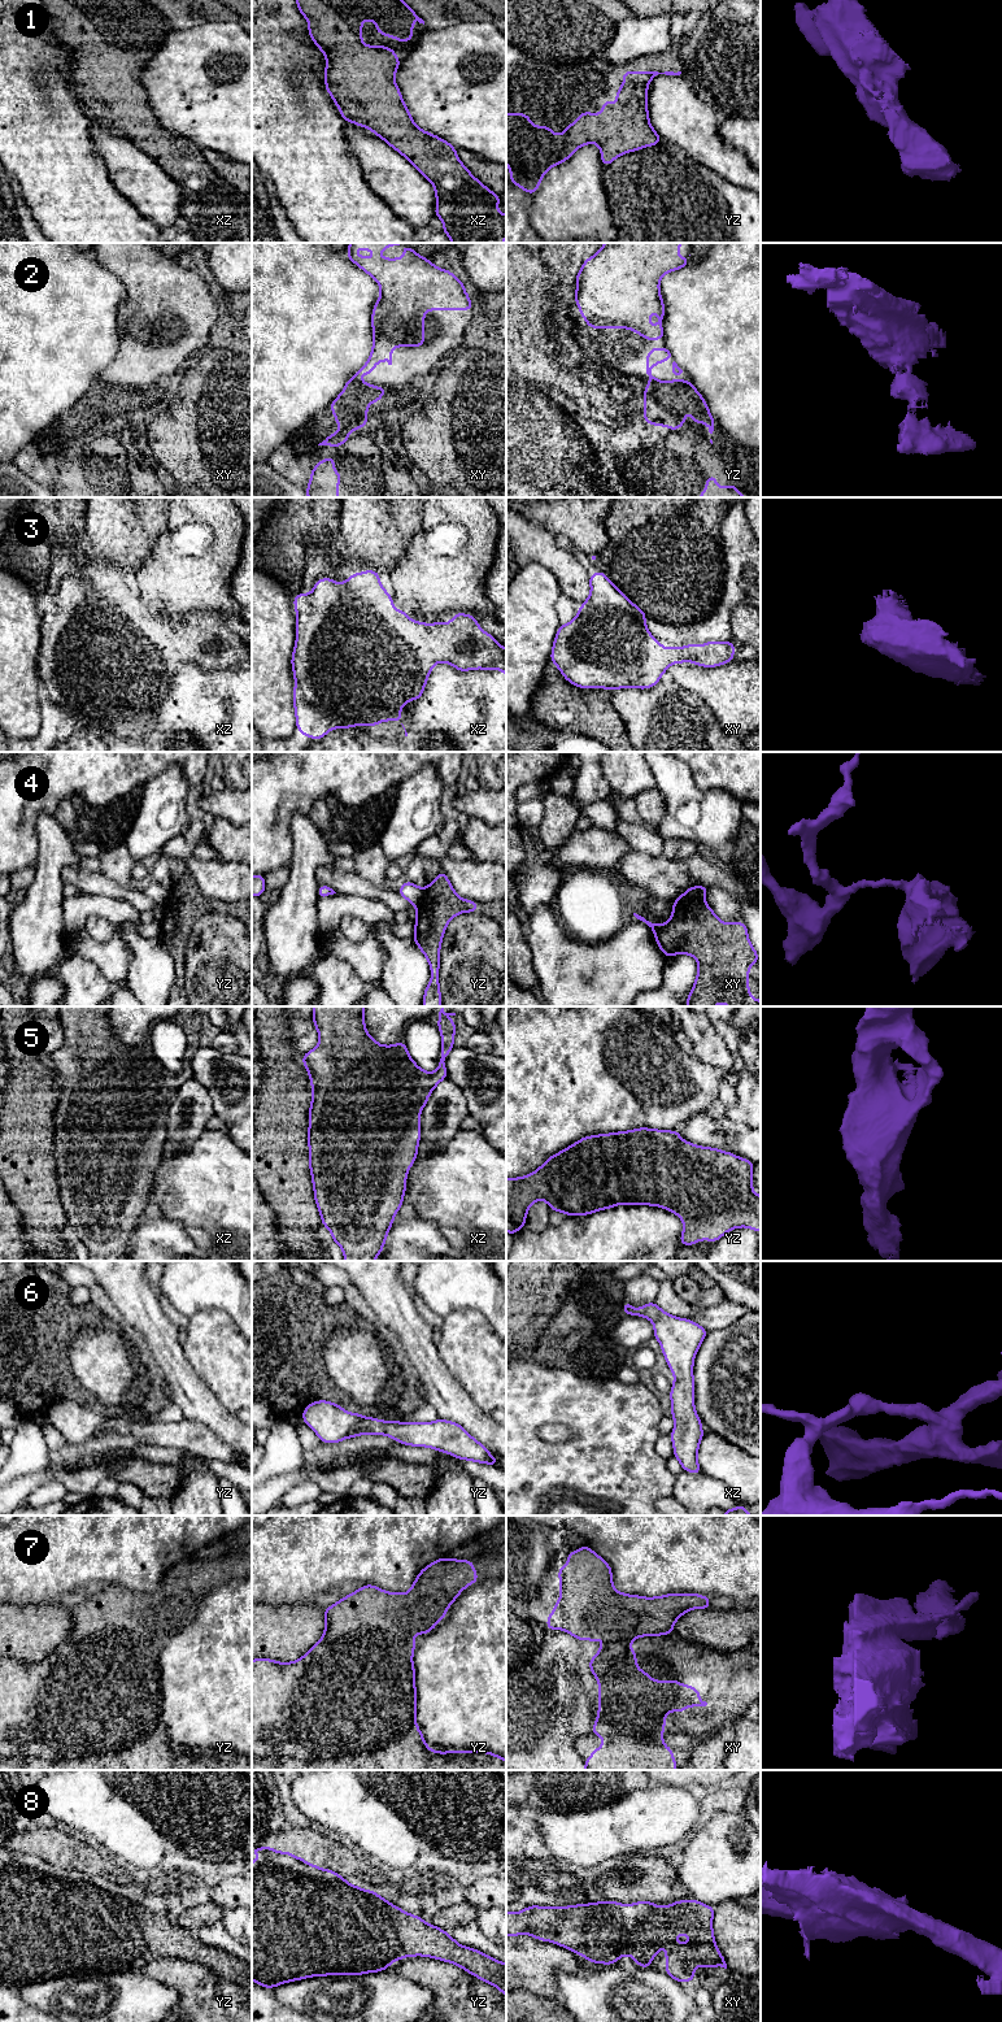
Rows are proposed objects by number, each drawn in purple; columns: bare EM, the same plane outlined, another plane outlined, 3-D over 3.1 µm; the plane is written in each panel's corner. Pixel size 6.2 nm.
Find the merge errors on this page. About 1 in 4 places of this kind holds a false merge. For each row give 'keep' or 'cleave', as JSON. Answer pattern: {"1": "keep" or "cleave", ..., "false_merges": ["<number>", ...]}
{"1": "keep", "2": "cleave", "3": "keep", "4": "cleave", "5": "keep", "6": "keep", "7": "cleave", "8": "keep", "false_merges": ["2", "4", "7"]}

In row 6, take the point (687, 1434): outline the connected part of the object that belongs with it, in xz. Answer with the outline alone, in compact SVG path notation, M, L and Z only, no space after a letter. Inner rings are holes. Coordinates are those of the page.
M626 1300L623 1312L653 1322L654 1338L659 1342L666 1362L675 1377L670 1392L671 1417L675 1422L670 1434L674 1456L679 1460L683 1470L700 1474L702 1471L697 1461L697 1452L705 1434L694 1409L693 1364L694 1356L709 1331L690 1319L663 1312L655 1301L633 1309Z

